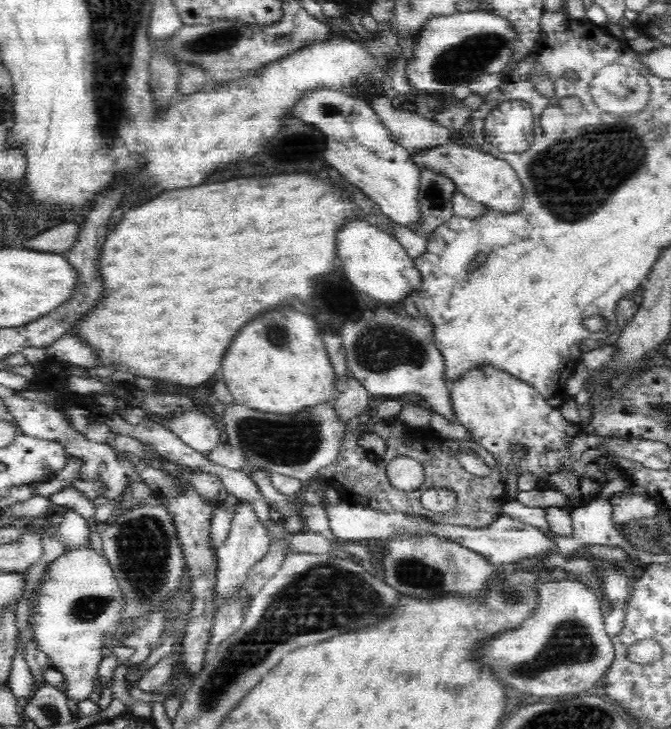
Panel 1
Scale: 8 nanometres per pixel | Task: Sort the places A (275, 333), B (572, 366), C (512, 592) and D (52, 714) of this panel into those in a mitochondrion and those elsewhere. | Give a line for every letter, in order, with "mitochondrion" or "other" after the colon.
A: mitochondrion
B: other
C: mitochondrion
D: other

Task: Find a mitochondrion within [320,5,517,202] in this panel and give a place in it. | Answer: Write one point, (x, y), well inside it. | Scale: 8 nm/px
(460, 61)

